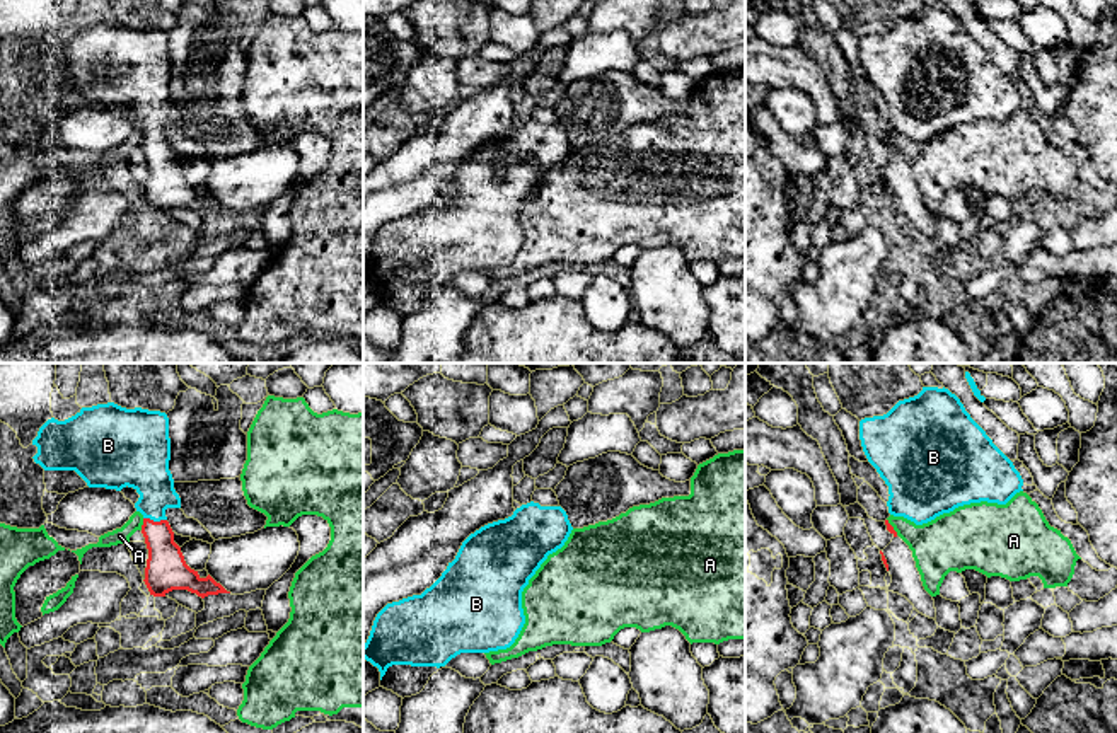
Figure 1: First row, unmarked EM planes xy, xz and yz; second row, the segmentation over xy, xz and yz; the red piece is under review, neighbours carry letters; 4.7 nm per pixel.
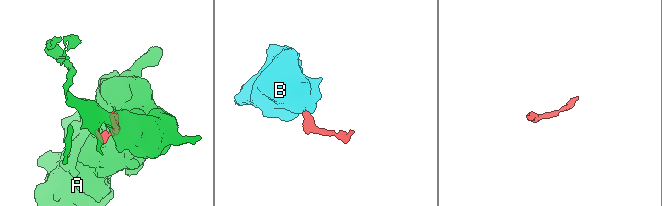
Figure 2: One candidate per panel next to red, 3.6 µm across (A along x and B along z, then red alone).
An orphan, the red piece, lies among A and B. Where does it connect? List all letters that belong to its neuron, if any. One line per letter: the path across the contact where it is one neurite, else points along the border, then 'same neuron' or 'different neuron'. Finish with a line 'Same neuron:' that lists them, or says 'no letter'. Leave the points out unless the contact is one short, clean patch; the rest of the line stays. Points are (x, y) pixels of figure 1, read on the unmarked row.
A: along xy (144, 137), (140, 147) | different neuron
B: across xy (166, 188), (156, 140), (154, 99), (147, 89) | same neuron
Same neuron: B

